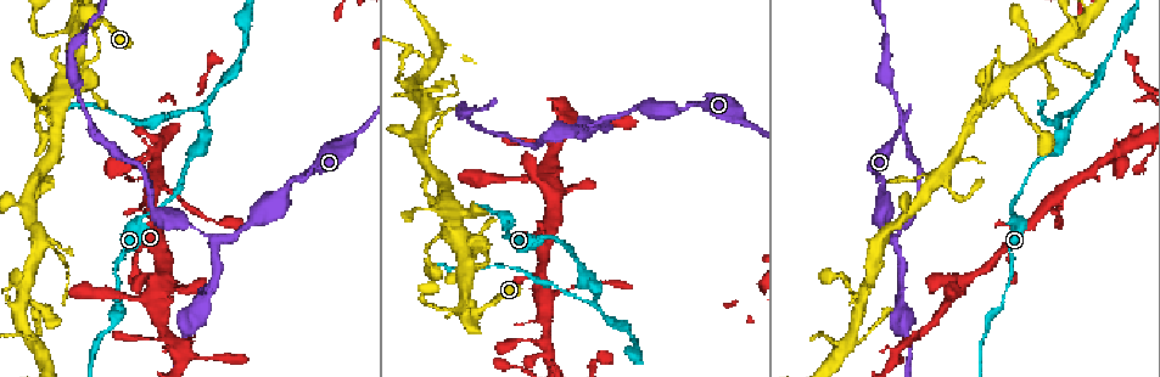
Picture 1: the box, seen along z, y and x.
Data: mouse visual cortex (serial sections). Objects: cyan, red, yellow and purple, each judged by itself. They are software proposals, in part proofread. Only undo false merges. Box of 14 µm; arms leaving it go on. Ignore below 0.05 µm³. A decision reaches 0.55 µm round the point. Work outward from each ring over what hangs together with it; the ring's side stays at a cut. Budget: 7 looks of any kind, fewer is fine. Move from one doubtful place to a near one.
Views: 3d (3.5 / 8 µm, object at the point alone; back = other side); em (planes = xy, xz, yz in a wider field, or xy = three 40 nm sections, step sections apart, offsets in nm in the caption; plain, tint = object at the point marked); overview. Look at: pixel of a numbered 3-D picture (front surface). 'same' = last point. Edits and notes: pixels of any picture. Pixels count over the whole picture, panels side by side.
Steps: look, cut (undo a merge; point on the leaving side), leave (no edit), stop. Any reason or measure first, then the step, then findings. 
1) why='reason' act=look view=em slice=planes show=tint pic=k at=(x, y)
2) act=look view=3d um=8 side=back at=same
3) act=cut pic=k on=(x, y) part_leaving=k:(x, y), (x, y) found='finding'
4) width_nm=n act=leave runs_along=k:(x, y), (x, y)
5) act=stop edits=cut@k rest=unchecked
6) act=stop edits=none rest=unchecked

why='side arm on a straight run' act=look view=3d um=3.5 pic=1 at=(1077, 112)

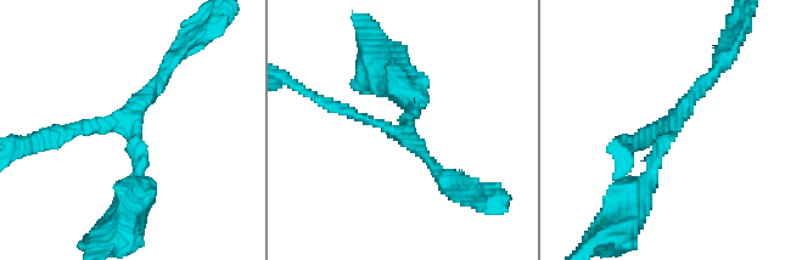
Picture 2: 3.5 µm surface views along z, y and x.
arms=3 arm_widths_nm=150,200,250 act=look view=em slice=xy step=2 show=tint pic=2 at=(131, 132)

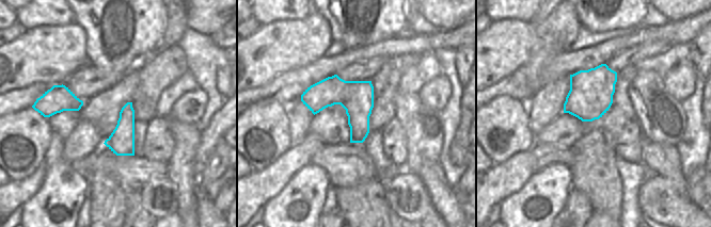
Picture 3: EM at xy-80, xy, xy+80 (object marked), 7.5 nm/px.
width_nm=260 act=leave runs_along=2:(635, 197), (685, 103), (717, 71) found='continuous, no second cell'

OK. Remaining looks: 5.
why='abrupt turn' act=look view=3d um=3.5 pic=1 at=(70, 27)

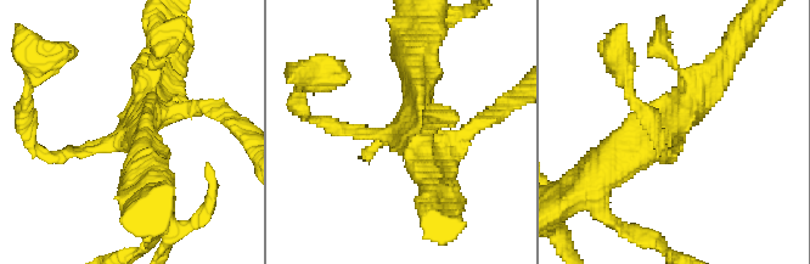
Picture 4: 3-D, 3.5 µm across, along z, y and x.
act=leave runs_along=4:(209, 108), (153, 112), (146, 168) found='all the same cell'

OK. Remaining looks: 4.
why='thick turns thin' act=look view=3d um=3.5 pic=1 at=(115, 309)

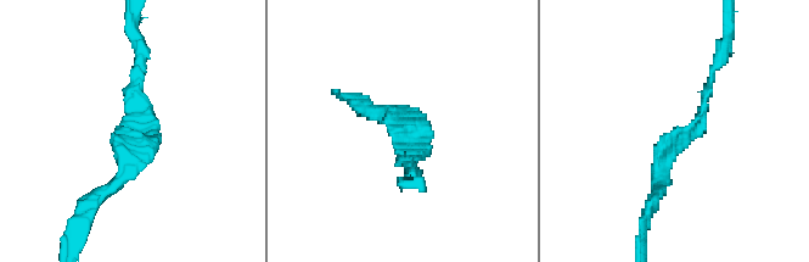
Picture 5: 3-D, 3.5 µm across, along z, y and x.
act=look view=em slice=planes show=tint pic=5 at=(412, 148)

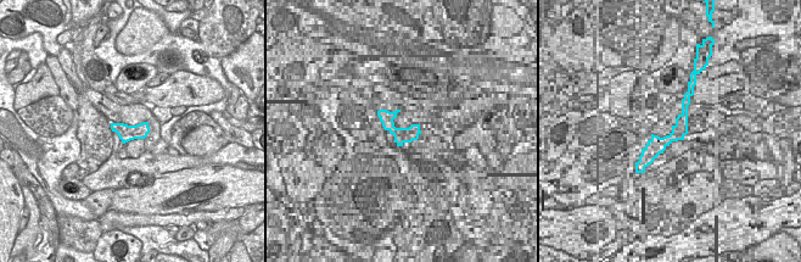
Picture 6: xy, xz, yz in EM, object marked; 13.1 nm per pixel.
width_nm=220 act=leave runs_along=5:(720, 61), (658, 188) found='one cell here'

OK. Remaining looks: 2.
act=stop edits=none rest=unchecked

